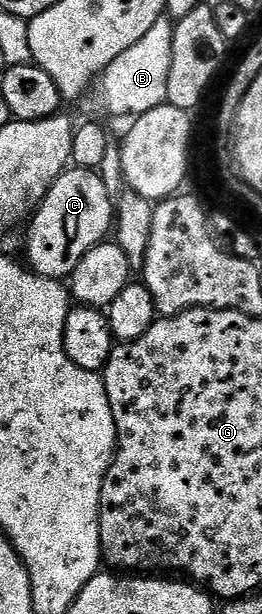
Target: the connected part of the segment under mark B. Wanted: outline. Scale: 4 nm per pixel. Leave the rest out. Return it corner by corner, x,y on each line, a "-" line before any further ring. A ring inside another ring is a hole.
162,17
131,45
131,49
119,53
111,65
107,65
99,79
105,107
113,115
136,117
161,106
167,100
167,77
171,77
171,45
173,44
174,22

